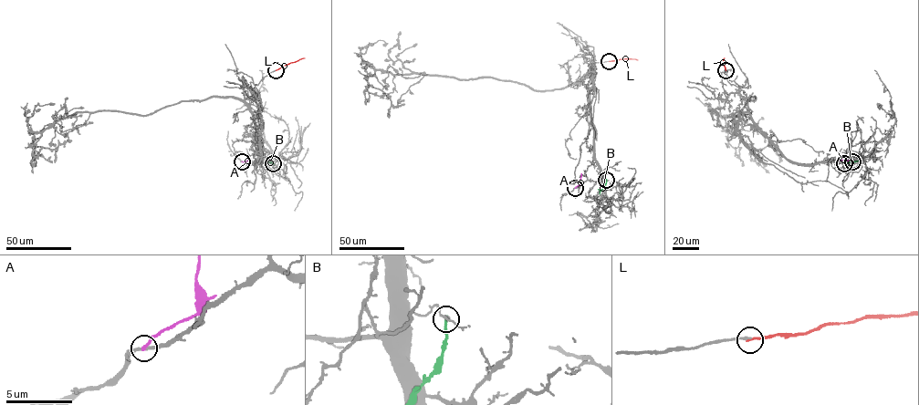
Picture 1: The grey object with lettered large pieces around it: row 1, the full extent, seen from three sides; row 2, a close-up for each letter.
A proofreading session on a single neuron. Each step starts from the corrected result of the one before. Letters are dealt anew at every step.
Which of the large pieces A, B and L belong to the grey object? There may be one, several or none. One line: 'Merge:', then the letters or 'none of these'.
Merge: L

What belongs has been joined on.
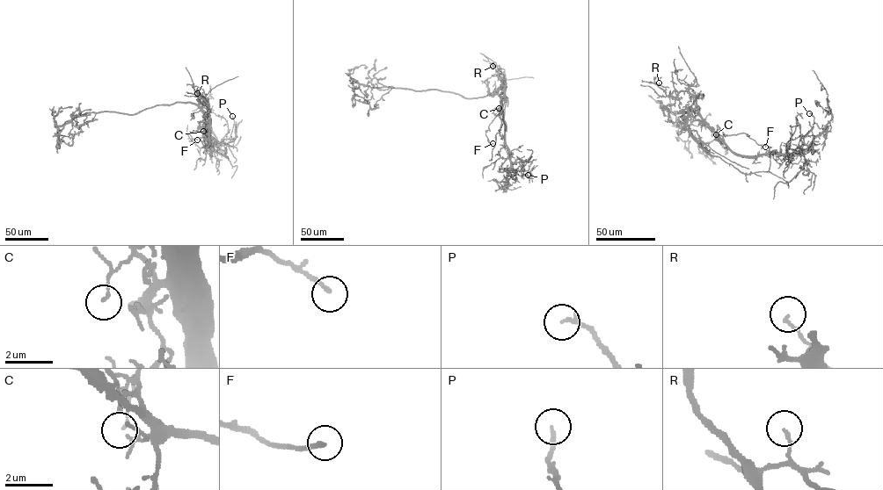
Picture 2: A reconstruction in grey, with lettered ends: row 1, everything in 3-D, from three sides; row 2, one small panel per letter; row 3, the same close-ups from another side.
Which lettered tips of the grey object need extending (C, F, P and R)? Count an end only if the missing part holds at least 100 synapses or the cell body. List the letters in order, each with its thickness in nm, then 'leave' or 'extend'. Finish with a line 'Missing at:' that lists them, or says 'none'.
C: 110 nm | leave
F: 180 nm | leave
P: 170 nm | leave
R: 130 nm | leave
Missing at: none

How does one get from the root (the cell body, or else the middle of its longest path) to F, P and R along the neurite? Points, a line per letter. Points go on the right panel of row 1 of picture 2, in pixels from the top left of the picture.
F: (699, 95), (696, 100), (696, 108), (715, 133), (722, 135), (744, 133), (765, 147)
P: (699, 95), (704, 122), (732, 151), (751, 156), (806, 150), (809, 113)
R: (699, 95), (696, 97), (688, 90), (681, 90), (675, 97), (667, 97), (658, 86), (659, 82)

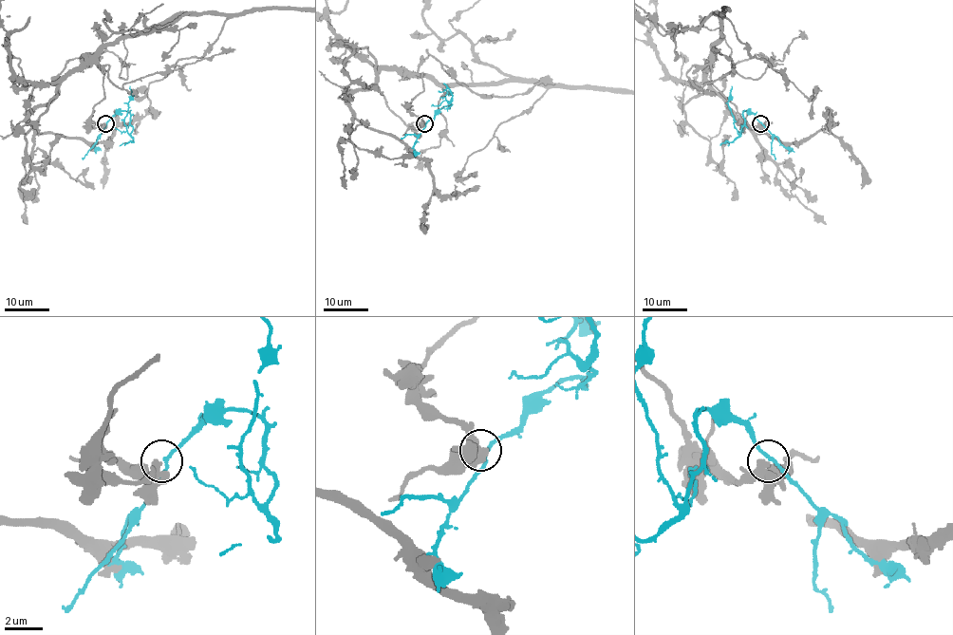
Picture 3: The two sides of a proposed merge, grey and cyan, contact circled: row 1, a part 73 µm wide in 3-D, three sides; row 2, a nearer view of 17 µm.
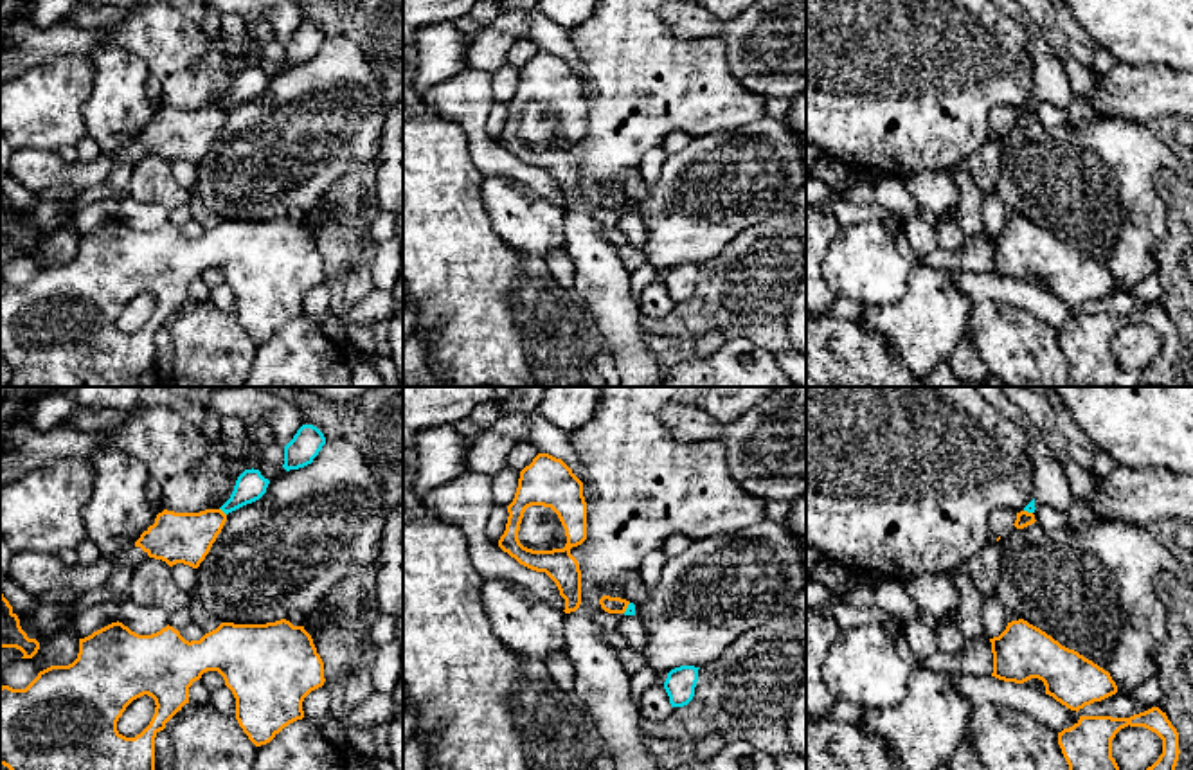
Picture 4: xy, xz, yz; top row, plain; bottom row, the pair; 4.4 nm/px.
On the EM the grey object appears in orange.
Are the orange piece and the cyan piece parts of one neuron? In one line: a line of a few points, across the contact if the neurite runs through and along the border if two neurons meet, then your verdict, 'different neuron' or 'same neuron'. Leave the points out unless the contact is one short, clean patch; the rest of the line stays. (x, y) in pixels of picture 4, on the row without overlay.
line xy (220, 105), (225, 112); different neuron

